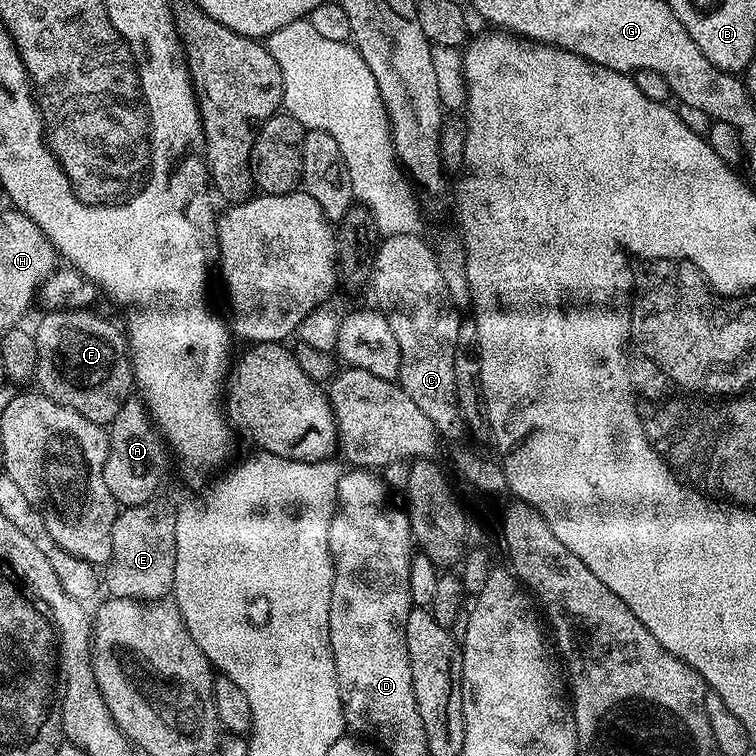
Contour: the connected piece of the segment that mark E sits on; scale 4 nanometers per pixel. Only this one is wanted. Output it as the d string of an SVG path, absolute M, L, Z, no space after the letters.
M149 502L124 508L112 527L112 559L107 565L106 588L121 600L163 600L172 591L176 561L176 514L164 504Z

